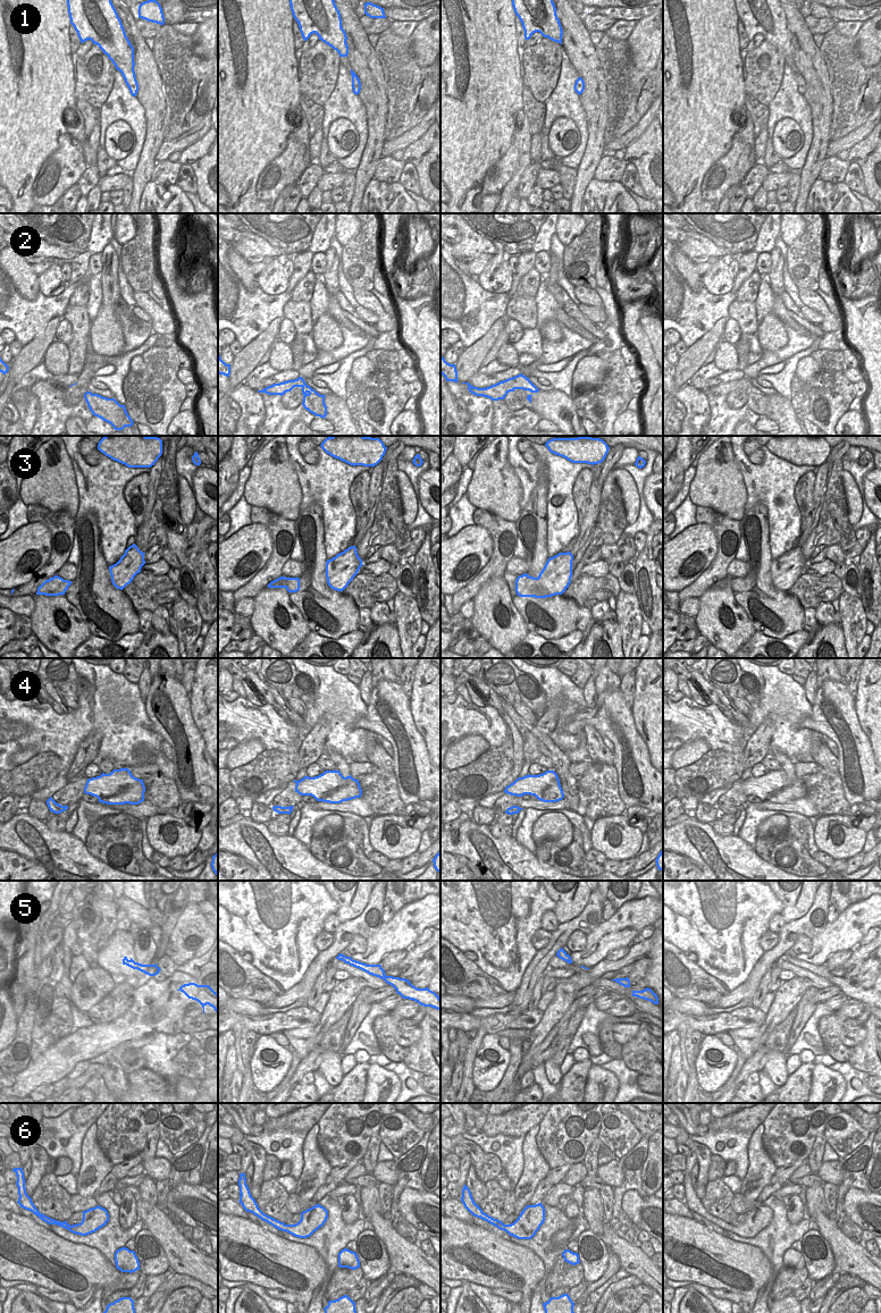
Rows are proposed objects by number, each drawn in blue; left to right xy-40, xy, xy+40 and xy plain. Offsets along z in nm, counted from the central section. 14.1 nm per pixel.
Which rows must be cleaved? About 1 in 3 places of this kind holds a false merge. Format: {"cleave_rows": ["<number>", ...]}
{"cleave_rows": []}

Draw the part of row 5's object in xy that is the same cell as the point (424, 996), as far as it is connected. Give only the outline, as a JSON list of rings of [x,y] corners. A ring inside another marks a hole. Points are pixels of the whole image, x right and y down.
[[[339,953],[336,959],[349,963],[355,968],[359,968],[369,975],[379,977],[384,979],[387,984],[392,985],[396,993],[400,994],[403,999],[409,999],[418,1002],[423,1007],[431,1007],[437,1010],[440,1010],[440,998],[428,987],[418,988],[413,986],[410,980],[400,977],[386,976],[385,970],[379,965],[367,965],[356,960],[353,960],[351,957],[346,957]]]

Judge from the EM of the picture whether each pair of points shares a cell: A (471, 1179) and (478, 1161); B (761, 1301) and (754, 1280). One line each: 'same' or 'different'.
A: different
B: different

